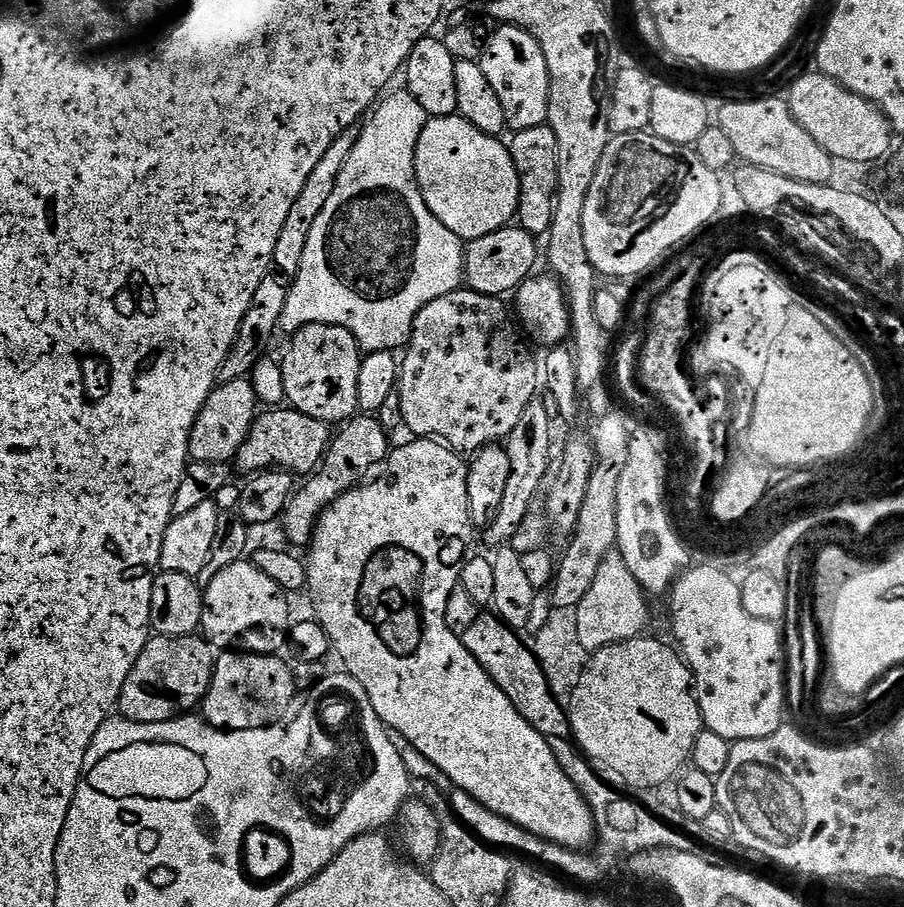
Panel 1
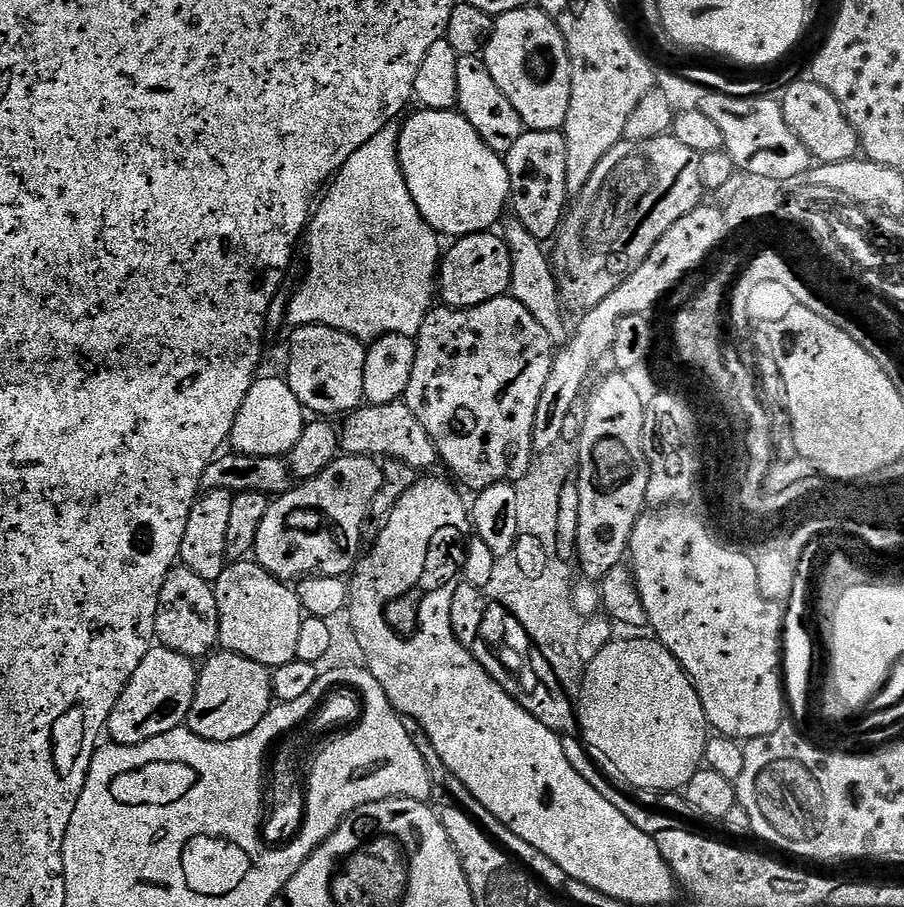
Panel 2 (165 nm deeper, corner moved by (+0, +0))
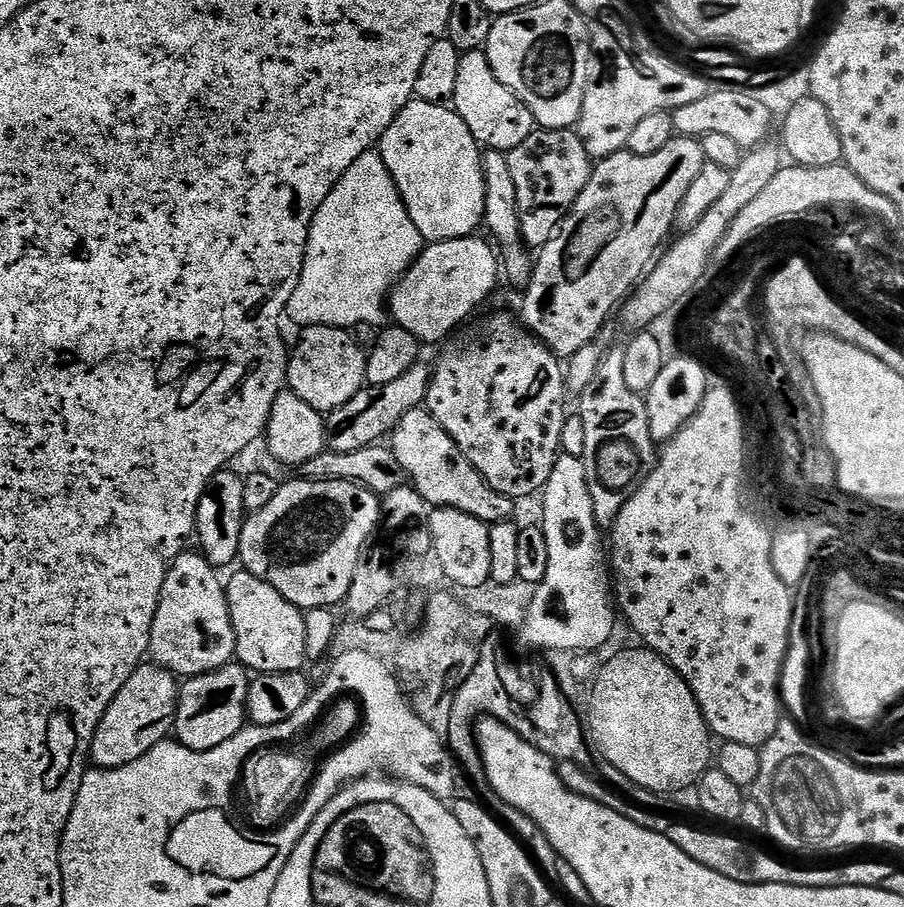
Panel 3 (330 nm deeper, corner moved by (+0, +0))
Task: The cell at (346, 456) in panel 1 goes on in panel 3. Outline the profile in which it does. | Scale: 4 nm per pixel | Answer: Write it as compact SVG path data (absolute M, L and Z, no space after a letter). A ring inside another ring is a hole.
M295 478L287 484L281 483L278 494L274 494L273 500L262 506L262 510L251 513L245 519L242 526L242 542L240 543L239 563L242 565L243 571L254 574L258 578L265 580L270 586L274 586L274 590L278 590L278 594L285 596L292 605L301 610L310 608L332 608L333 606L343 605L346 594L350 590L350 582L354 578L354 566L358 566L358 558L363 552L365 544L373 539L372 531L376 528L376 523L381 523L380 501L381 497L377 496L369 488L363 488L360 484L355 484L349 480L305 480L303 478Z

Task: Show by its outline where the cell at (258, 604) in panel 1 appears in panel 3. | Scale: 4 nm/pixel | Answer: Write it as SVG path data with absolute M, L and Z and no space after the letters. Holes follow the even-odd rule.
M243 570L227 577L226 591L236 639L235 659L256 674L301 671L308 660L304 612L278 594L274 586Z

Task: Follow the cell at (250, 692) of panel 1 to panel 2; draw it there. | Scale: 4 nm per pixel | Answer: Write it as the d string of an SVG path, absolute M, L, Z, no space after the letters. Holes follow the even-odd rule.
M223 650L213 651L203 664L196 678L196 693L186 727L210 742L230 742L250 734L274 707L271 671L258 662L250 662L250 658Z

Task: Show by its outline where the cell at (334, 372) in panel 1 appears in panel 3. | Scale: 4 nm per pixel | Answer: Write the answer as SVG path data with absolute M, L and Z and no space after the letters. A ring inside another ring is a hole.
M306 328L299 334L300 341L296 348L294 344L288 357L287 387L321 414L350 402L366 384L364 375L368 358L365 349L356 345L351 331L342 328Z

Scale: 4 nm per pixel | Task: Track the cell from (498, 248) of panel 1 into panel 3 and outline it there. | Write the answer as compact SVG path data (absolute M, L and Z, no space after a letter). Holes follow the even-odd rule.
M473 234L463 236L460 240L437 240L429 243L419 258L396 281L390 293L391 319L393 316L396 319L393 321L399 327L410 330L410 334L414 334L425 345L446 339L448 332L454 331L496 288L496 275L499 277L502 272L497 253L487 239L479 240L478 237L479 235Z

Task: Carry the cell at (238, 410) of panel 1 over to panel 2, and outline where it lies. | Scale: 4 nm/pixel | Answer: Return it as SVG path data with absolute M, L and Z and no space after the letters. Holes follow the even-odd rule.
M283 375L263 376L252 381L248 396L242 402L242 410L238 410L238 416L234 418L230 448L233 453L242 456L283 457L294 450L298 438L302 438L306 409L298 402Z

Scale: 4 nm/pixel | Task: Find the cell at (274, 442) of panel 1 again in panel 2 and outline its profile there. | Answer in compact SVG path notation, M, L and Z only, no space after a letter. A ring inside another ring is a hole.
M403 402L394 404L369 404L349 412L343 417L344 429L339 429L340 452L349 456L371 456L373 458L387 458L401 460L415 470L432 470L438 464L436 447L422 430L422 424Z

